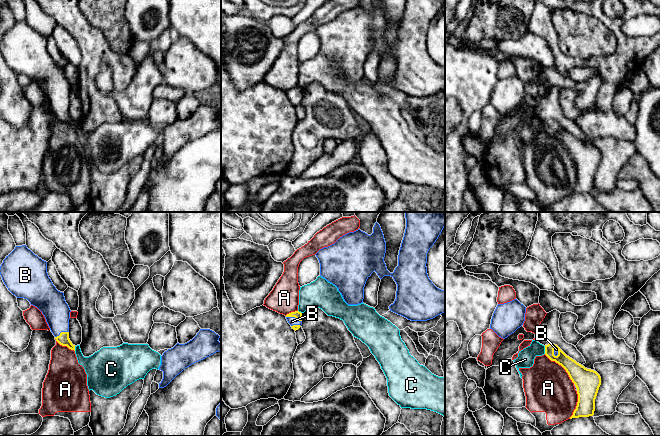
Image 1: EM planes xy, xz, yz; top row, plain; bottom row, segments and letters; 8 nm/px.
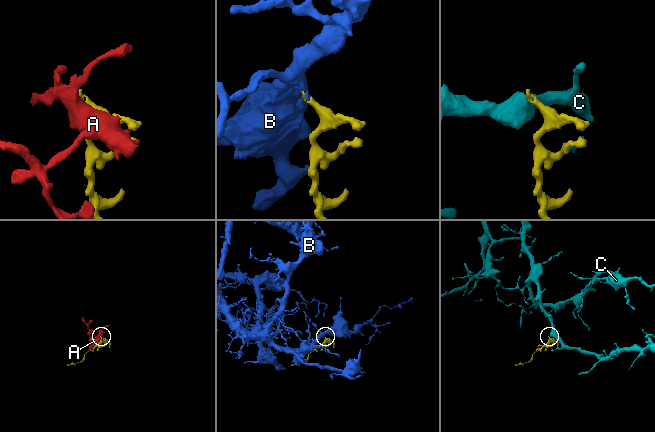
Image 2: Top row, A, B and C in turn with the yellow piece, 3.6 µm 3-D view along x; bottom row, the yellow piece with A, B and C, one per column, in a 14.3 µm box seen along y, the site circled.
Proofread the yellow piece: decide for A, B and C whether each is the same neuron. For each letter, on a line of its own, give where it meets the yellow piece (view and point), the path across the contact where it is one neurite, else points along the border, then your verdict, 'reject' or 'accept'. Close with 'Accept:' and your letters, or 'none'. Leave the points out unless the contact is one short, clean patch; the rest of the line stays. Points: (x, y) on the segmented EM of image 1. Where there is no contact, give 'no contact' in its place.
A: yz (561, 365) | reject
B: xz (294, 316) | across xz (298, 315), (294, 316), (292, 321) | accept
C: yz (545, 350) | along yz (544, 346), (545, 353) | reject
Accept: B

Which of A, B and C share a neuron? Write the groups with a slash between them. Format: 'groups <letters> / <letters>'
groups A / B / C

